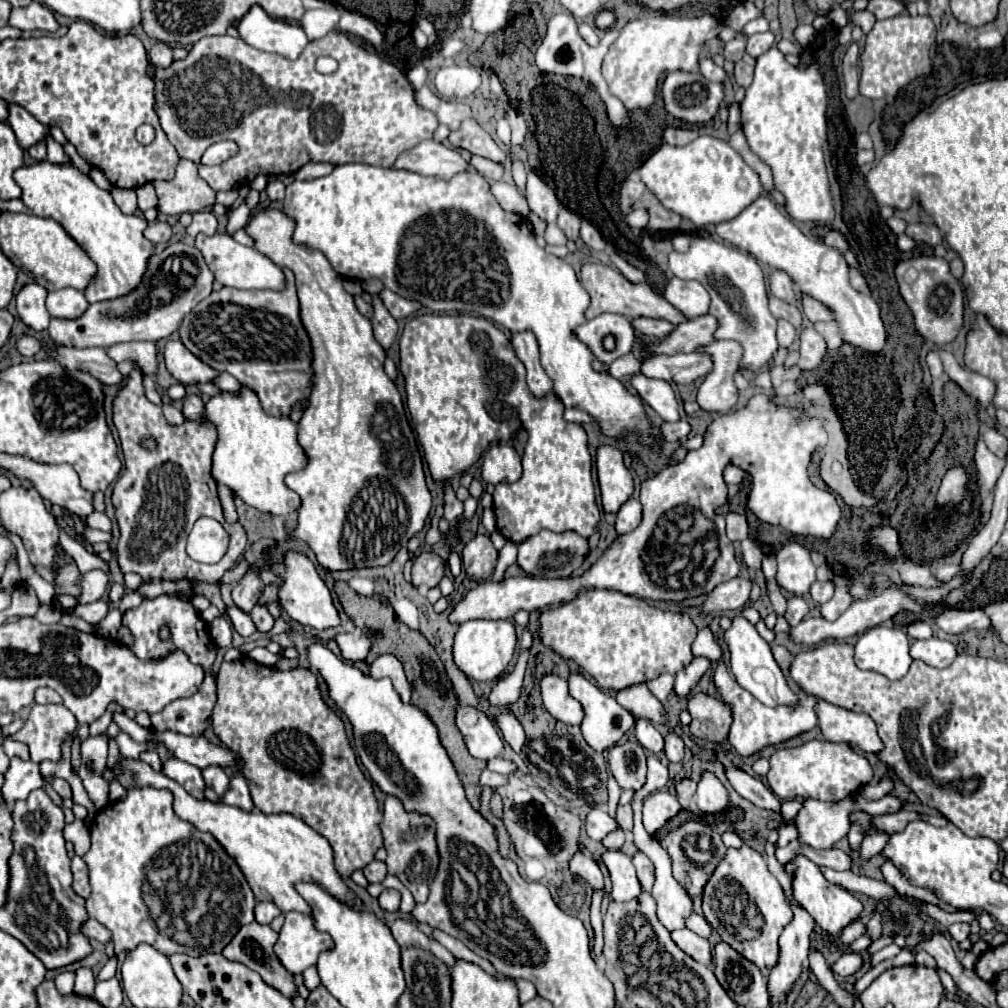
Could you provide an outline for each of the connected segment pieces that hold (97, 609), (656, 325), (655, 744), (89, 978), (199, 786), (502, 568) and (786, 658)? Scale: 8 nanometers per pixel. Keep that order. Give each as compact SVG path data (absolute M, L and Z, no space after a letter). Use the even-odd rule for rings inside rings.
M97 600L93 604L85 604L85 606L75 608L75 614L85 618L91 624L99 624L107 616L107 612L109 612L109 602L105 602L105 600Z
M635 318L633 326L641 330L647 338L659 338L659 340L665 340L665 336L669 336L669 332L673 332L675 328L665 320L653 320L653 318Z
M637 720L635 736L637 736L639 744L645 750L649 750L651 754L661 754L663 752L663 734L649 720Z
M89 968L77 970L75 994L85 996L85 998L93 998L93 988L95 988L95 976L93 976L93 972Z
M169 758L167 762L163 762L163 770L161 770L165 776L169 776L171 780L179 782L191 796L195 796L197 800L203 800L205 794L205 780L201 776L201 770L197 766L191 766L183 760L177 760L177 758Z
M507 541L505 546L498 552L498 560L492 576L494 582L503 580L506 569L516 562L517 553L516 545L511 541Z
M773 644L773 654L775 654L775 660L779 662L779 666L783 668L783 672L787 674L789 672L789 664L791 664L791 654L787 652L787 648L783 648L783 646L777 646L777 644Z

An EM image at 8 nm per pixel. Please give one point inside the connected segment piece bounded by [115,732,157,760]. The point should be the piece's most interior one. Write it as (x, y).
(129, 749)

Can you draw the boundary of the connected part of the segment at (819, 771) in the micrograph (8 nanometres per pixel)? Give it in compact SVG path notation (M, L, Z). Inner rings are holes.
M811 740L799 748L785 748L771 756L771 770L767 774L769 786L781 800L815 798L815 800L843 800L855 794L873 776L865 756L855 754L847 744Z

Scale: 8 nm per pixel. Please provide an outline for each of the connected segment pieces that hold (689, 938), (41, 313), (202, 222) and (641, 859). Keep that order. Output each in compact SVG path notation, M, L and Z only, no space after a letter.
M687 928L675 930L675 932L671 932L671 936L673 936L675 944L677 944L685 954L689 954L693 960L697 960L697 962L701 962L701 964L713 968L713 948L711 948L711 944L709 944L705 938L697 936L695 932L691 932L691 930L687 930Z
M27 284L17 294L17 314L33 330L45 330L49 326L49 312L45 308L47 290L39 284Z
M201 210L201 212L193 214L193 222L187 228L187 234L191 234L191 236L197 236L197 234L213 236L215 232L217 232L217 218L215 218L213 212Z
M637 852L633 856L633 864L637 868L637 876L639 876L639 882L643 886L643 892L651 892L651 886L653 886L653 880L655 880L653 862L643 852Z

